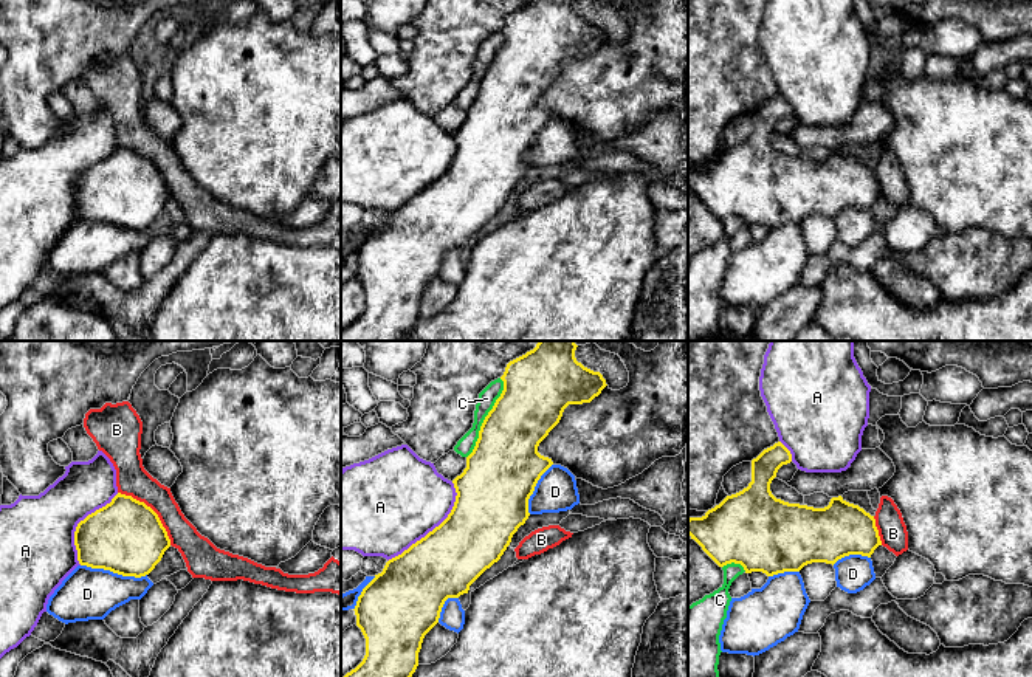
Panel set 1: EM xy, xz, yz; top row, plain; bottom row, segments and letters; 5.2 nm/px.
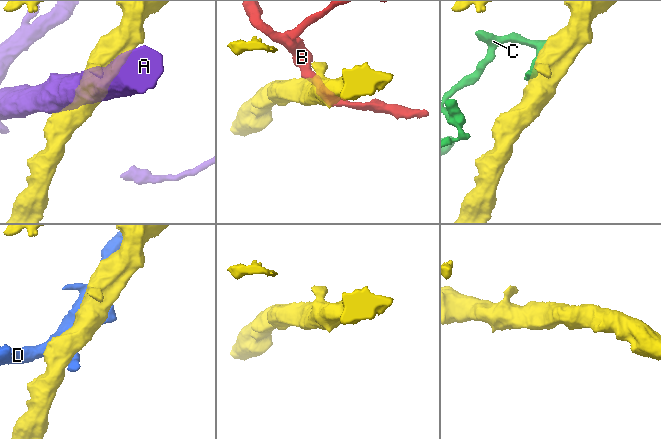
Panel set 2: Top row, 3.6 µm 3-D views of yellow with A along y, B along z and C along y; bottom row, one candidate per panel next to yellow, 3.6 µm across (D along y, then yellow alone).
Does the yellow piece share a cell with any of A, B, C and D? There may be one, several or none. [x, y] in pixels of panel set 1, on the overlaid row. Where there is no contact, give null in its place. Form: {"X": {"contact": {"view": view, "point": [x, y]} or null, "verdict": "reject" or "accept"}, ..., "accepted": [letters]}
{"A": {"contact": {"view": "xz", "point": [436, 527]}, "verdict": "reject"}, "B": {"contact": {"view": "xy", "point": [152, 510]}, "verdict": "reject"}, "C": {"contact": {"view": "xz", "point": [485, 419]}, "verdict": "reject"}, "D": {"contact": {"view": "xy", "point": [113, 572]}, "verdict": "reject"}, "accepted": []}

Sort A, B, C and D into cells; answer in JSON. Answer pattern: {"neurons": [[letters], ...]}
{"neurons": [["A"], ["B"], ["C"], ["D"]]}

